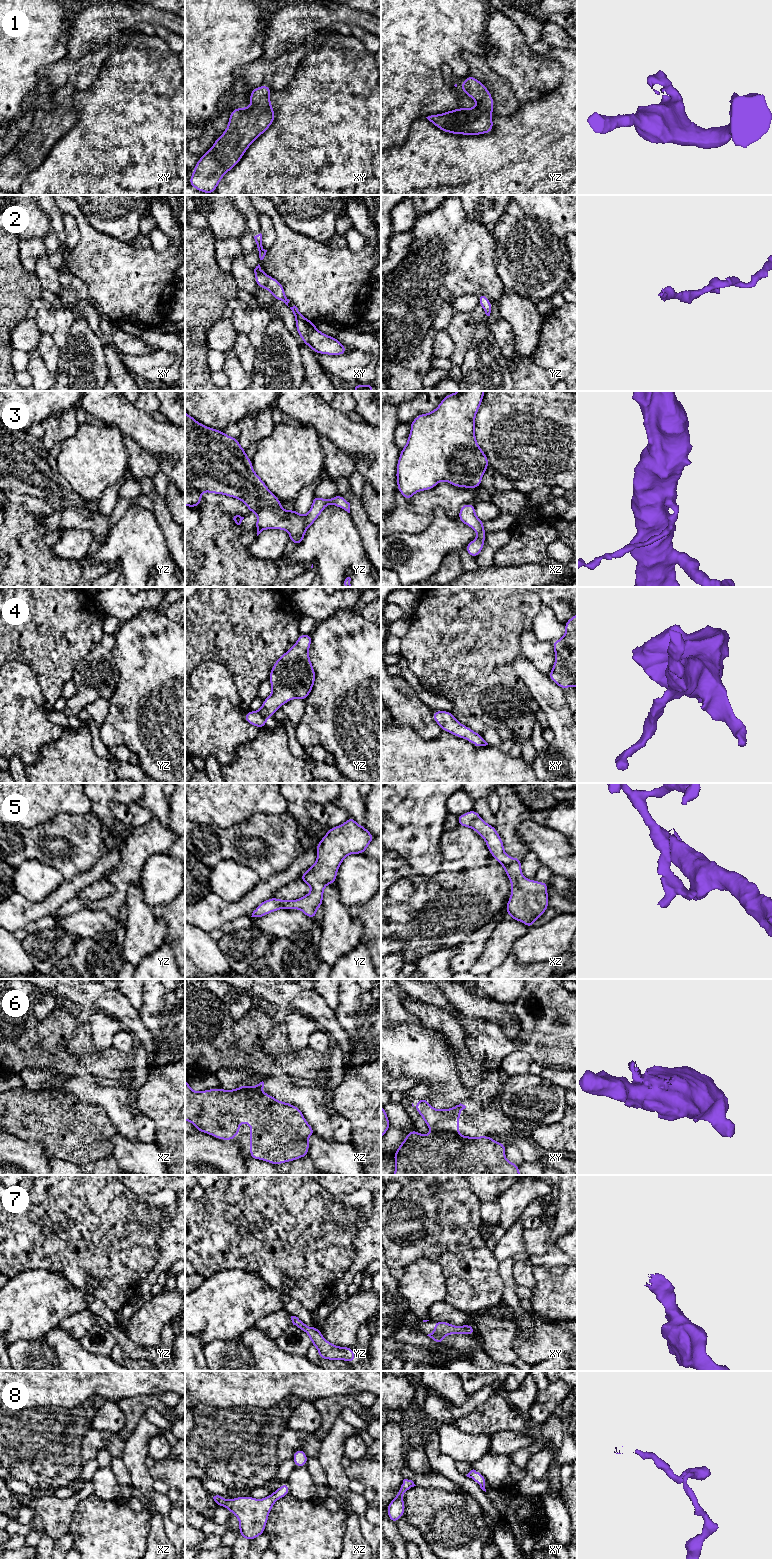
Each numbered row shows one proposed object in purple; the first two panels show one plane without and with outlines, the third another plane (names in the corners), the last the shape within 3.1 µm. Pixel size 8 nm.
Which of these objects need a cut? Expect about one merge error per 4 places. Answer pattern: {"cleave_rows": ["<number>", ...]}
{"cleave_rows": ["6"]}

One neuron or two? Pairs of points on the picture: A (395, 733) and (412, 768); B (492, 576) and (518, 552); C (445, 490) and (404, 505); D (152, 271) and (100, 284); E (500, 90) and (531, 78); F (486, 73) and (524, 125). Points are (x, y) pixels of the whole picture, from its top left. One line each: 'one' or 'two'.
A: one
B: two
C: one
D: one
E: two
F: two

